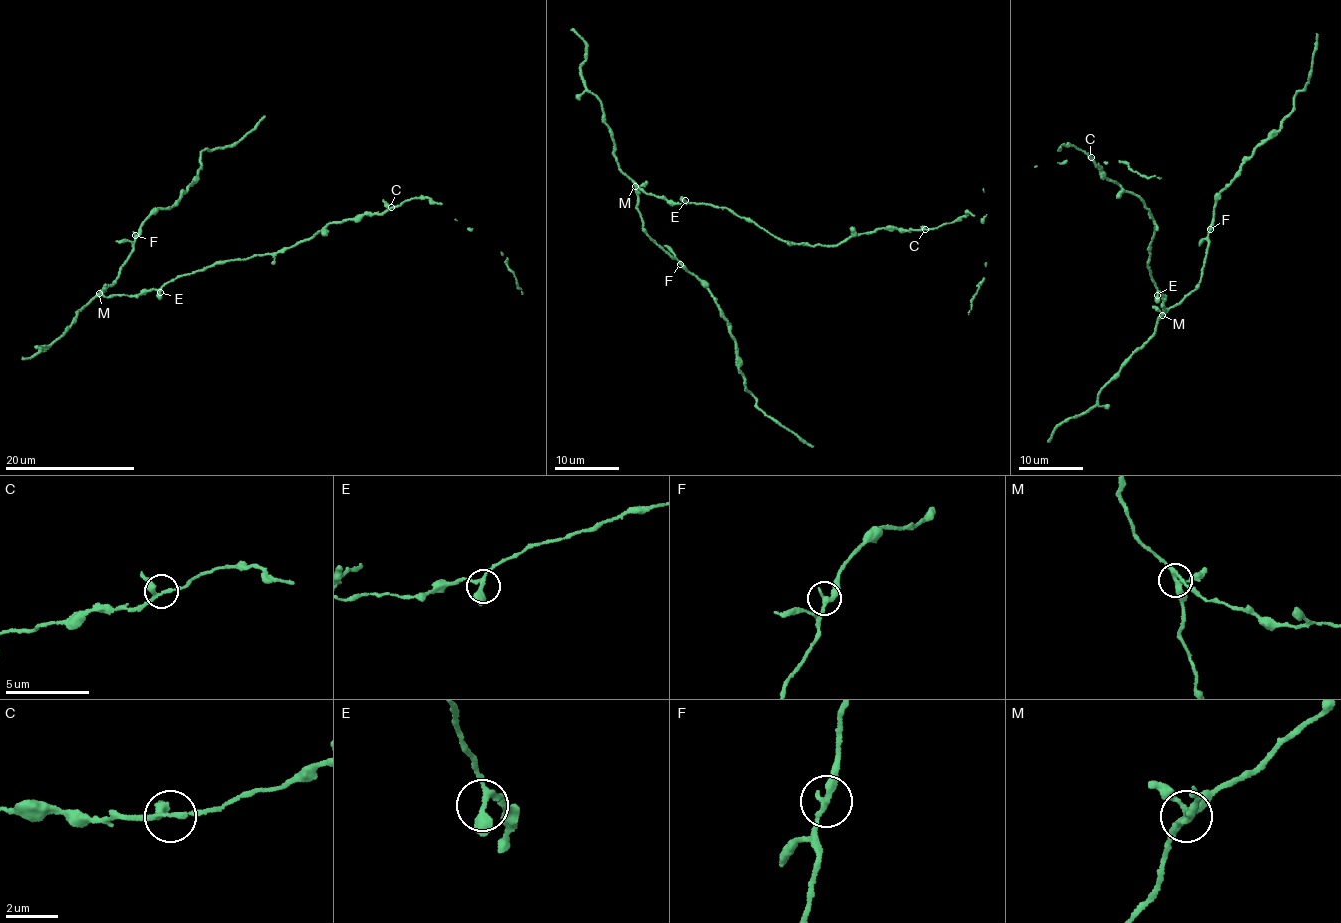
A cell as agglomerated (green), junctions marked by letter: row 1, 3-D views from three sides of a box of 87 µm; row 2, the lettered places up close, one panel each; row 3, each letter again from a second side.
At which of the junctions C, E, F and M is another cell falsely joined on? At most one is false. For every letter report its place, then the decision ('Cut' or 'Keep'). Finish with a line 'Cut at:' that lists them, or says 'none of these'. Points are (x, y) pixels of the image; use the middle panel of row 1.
C: Place: (925, 229). Keep
E: Place: (685, 200). Keep
F: Place: (680, 264). Keep
M: Place: (635, 186). Keep
Cut at: none of these

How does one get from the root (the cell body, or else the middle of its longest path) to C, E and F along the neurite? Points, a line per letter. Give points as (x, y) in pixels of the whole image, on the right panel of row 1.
C: (1151, 271), (1147, 268), (1147, 249), (1155, 228), (1149, 216), (1150, 212), (1135, 194), (1104, 178), (1090, 157)
E: (1151, 271), (1157, 295)
F: (1151, 271), (1152, 279), (1164, 297), (1166, 309), (1162, 316), (1191, 293), (1200, 281), (1210, 229)

